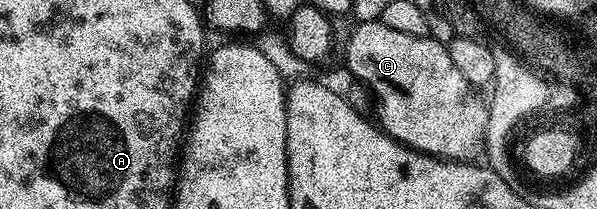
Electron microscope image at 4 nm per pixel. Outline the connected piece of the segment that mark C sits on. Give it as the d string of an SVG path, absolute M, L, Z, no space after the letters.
M379 19L369 23L357 22L356 28L348 35L348 45L344 49L344 59L348 62L348 71L364 84L373 94L374 103L380 106L379 126L385 135L398 140L415 151L424 155L434 155L438 159L454 159L457 161L472 161L481 154L486 133L487 118L460 119L464 111L475 105L476 99L473 88L458 73L454 61L450 61L450 53L445 44L423 35L410 37L410 33L398 33L390 29L390 25Z

